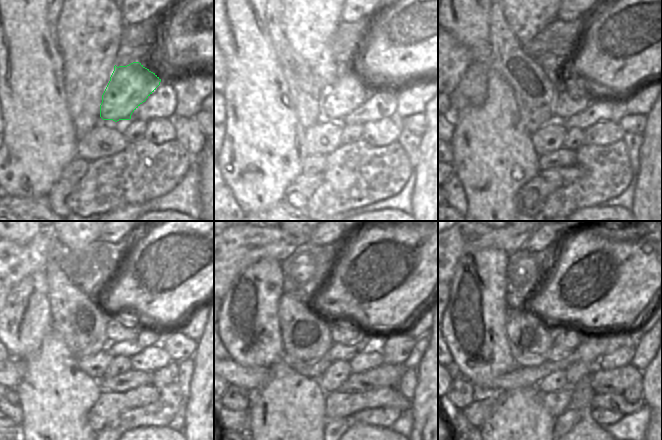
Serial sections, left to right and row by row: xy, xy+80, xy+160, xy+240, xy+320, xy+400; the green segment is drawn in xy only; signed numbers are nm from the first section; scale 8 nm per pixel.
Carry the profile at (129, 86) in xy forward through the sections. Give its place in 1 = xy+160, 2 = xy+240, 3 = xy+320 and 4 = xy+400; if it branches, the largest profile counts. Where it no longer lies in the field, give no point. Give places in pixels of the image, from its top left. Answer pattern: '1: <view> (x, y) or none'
1: xy+160 (566, 103)
2: xy+240 (118, 330)
3: xy+320 (341, 331)
4: xy+400 (567, 336)

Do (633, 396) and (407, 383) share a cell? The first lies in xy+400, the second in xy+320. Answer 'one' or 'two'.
one

